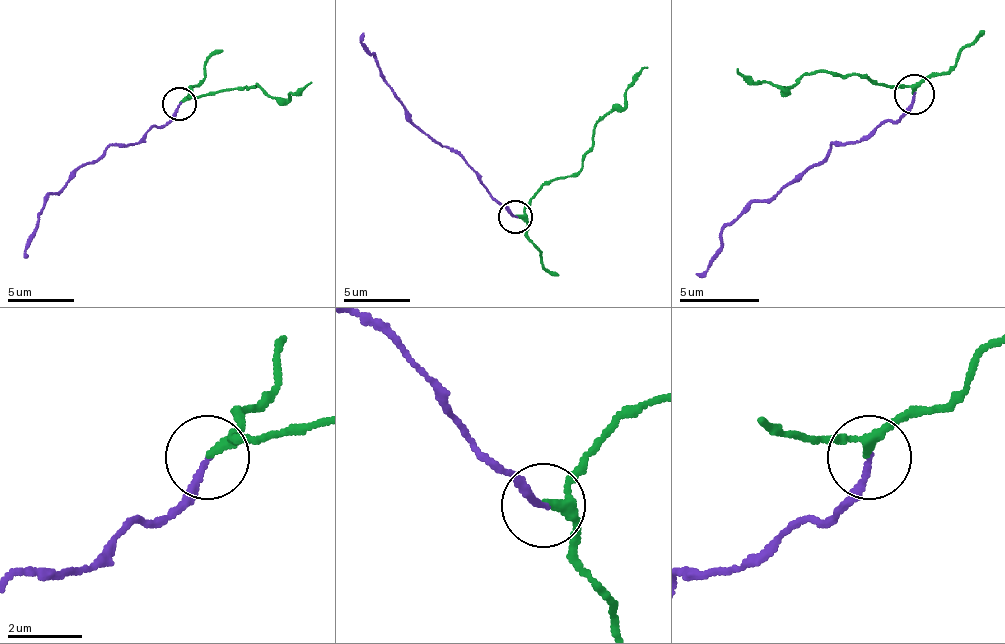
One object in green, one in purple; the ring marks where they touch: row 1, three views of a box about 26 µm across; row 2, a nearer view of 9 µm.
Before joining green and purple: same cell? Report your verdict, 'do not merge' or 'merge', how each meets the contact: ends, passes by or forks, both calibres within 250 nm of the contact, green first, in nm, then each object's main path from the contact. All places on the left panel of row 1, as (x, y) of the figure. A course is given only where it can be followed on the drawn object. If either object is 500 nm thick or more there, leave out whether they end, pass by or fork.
merge | green passes by | purple ends | 190/170 nm | green via (178, 102), (188, 96), (209, 96), (245, 86), (255, 86), (276, 99), (299, 92), (312, 82) | purple via (178, 102), (175, 112), (162, 126), (135, 143), (105, 149), (61, 190), (51, 193), (38, 220), (28, 253)

